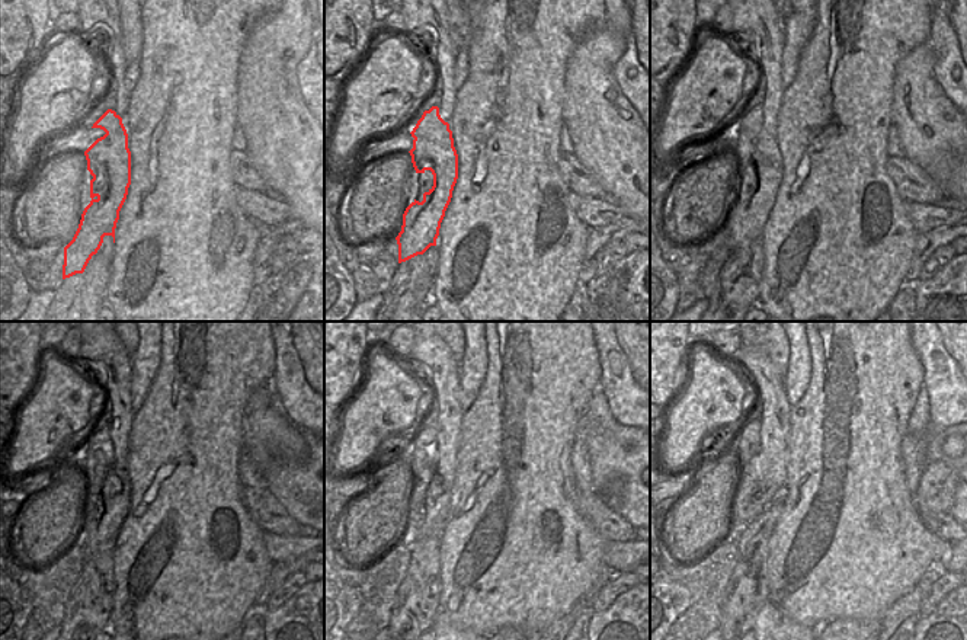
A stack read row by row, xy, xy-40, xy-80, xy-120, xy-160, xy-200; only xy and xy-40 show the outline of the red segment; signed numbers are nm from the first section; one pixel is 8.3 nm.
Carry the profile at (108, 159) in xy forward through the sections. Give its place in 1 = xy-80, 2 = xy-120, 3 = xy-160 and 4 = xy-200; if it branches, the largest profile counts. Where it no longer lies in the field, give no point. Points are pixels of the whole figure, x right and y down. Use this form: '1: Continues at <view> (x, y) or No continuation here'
1: Continues at xy-80 (753, 147)
2: Continues at xy-120 (114, 485)
3: Continues at xy-160 (429, 502)
4: Continues at xy-200 (748, 444)

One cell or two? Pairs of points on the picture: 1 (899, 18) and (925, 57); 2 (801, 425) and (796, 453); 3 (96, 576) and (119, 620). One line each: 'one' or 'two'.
1: two
2: one
3: two

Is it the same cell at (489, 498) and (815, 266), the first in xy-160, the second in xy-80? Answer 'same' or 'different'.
same

